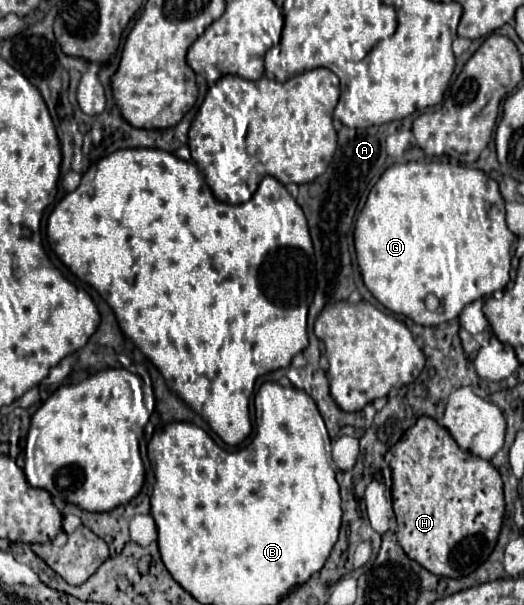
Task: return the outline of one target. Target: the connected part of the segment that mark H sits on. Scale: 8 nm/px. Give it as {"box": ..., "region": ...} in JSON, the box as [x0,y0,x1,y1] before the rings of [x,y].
{"box":[387,417,505,577],"region":[[[419,417],[417,423],[405,431],[401,441],[389,449],[387,457],[393,471],[391,495],[399,525],[397,539],[403,551],[435,575],[463,577],[473,573],[491,555],[501,531],[505,503],[499,471],[489,461],[459,449],[447,429],[431,417]]]}

